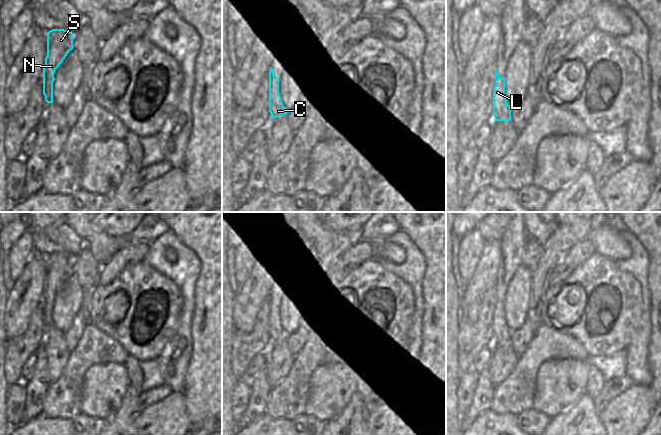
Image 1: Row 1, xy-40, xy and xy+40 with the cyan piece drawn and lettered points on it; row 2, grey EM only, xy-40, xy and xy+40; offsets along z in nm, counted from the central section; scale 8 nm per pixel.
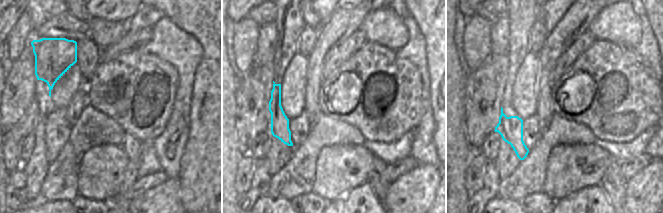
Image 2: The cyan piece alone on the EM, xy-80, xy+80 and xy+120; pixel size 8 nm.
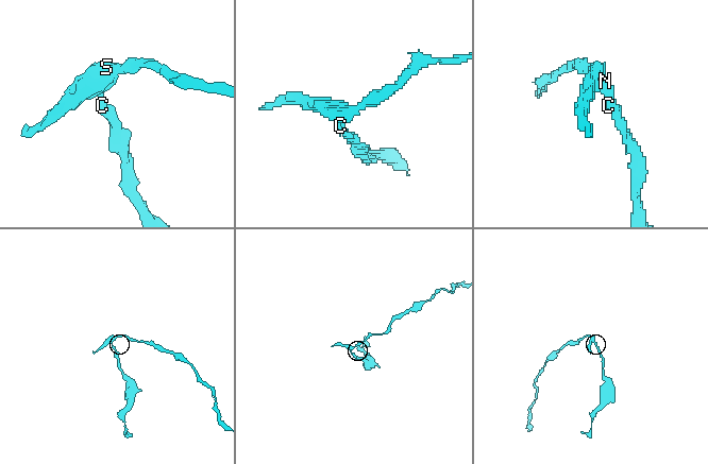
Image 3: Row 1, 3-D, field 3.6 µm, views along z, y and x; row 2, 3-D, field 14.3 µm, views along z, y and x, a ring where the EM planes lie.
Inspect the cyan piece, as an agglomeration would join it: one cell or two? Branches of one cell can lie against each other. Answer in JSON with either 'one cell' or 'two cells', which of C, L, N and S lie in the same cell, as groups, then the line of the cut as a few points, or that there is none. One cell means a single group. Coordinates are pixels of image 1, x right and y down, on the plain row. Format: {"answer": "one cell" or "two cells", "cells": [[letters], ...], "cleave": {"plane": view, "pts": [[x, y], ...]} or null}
{"answer": "two cells", "cells": [["C", "L"], ["N", "S"]], "cleave": {"plane": "xy-40", "pts": [[53, 300], [43, 303]]}}

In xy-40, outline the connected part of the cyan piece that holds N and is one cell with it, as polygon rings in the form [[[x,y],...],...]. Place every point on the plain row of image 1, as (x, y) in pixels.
[[[52,253],[47,258],[47,280],[43,303],[52,303],[56,293],[73,273],[73,257],[64,253]]]

